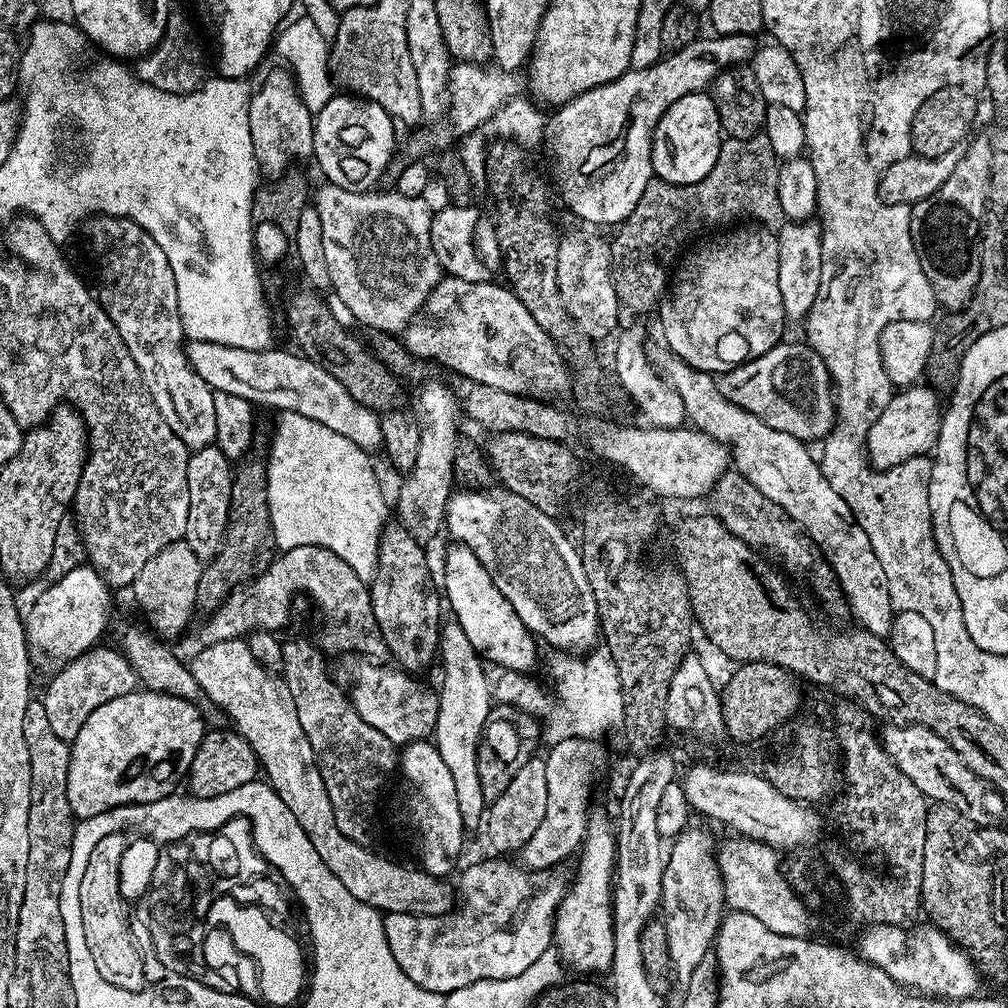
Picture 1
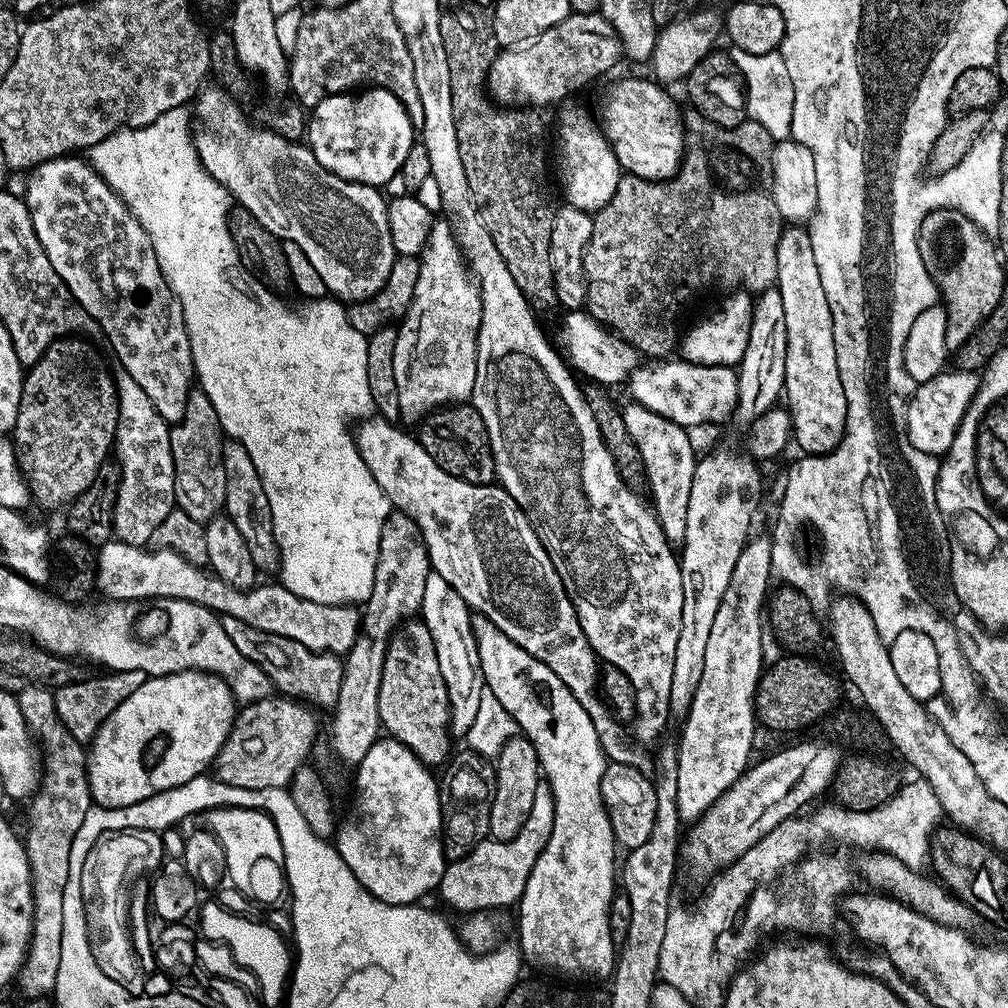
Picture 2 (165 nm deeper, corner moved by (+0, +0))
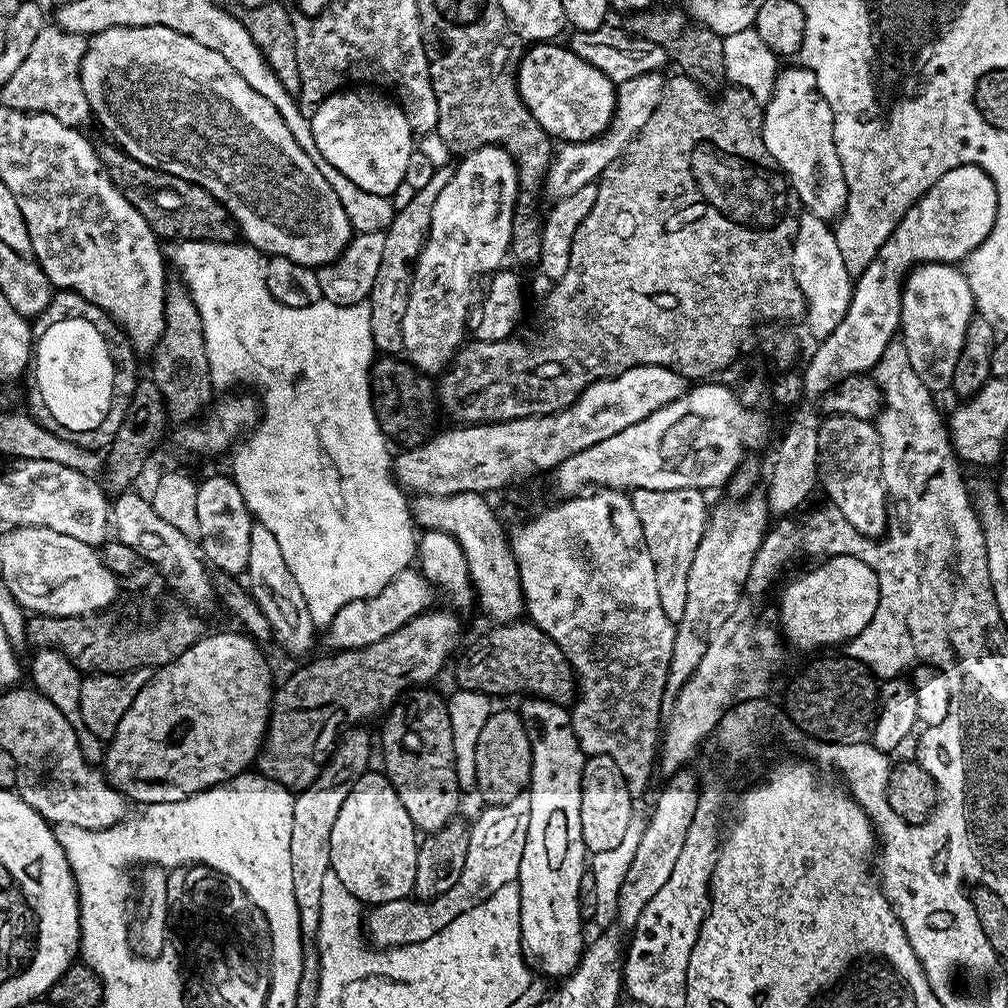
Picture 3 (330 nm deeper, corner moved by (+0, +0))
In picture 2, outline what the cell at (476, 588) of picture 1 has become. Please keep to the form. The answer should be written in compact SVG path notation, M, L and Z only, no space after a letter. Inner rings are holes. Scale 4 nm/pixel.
M482 615L472 616L472 626L477 640L478 658L481 659L484 687L491 690L502 706L506 706L517 729L534 746L540 759L543 779L550 786L554 798L554 830L550 830L550 838L542 854L538 854L538 862L534 862L526 890L518 901L520 955L534 967L553 972L556 978L573 976L576 982L607 981L615 973L618 959L618 947L611 940L614 921L608 917L608 911L612 908L612 895L618 892L618 845L608 817L606 792L600 786L602 774L606 770L606 759L598 733L590 714L545 662L532 657Z

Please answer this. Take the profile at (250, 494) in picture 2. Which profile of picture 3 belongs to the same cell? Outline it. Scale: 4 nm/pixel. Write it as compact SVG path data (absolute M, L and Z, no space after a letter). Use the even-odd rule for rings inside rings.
M253 523L250 530L250 558L246 571L246 587L251 596L256 600L256 605L266 614L266 622L272 627L272 636L282 647L294 655L300 656L312 648L312 643L318 640L318 625L314 618L310 618L310 610L306 607L306 598L302 598L302 590L298 582L294 582L294 574L290 574L290 566L286 566L286 558L282 558L282 550L278 547L278 540L266 526Z

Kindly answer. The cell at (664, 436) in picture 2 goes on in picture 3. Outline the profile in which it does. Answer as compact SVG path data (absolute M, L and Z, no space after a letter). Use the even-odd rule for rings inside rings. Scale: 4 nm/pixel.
M633 488L630 495L634 514L638 514L638 522L642 522L642 534L646 538L650 558L654 558L654 575L662 610L666 610L666 618L678 621L682 618L682 610L686 610L686 578L690 574L690 562L694 562L694 550L698 550L698 542L702 542L704 527L708 525L710 504L704 501L705 493L699 488Z

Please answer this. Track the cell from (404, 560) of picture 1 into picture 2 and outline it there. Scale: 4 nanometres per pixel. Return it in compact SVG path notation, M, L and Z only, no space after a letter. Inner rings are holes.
M420 618L401 624L388 643L386 662L382 666L382 686L378 686L378 714L383 731L406 745L422 763L437 766L449 759L448 751L454 737L450 729L446 682L439 669L434 638Z

